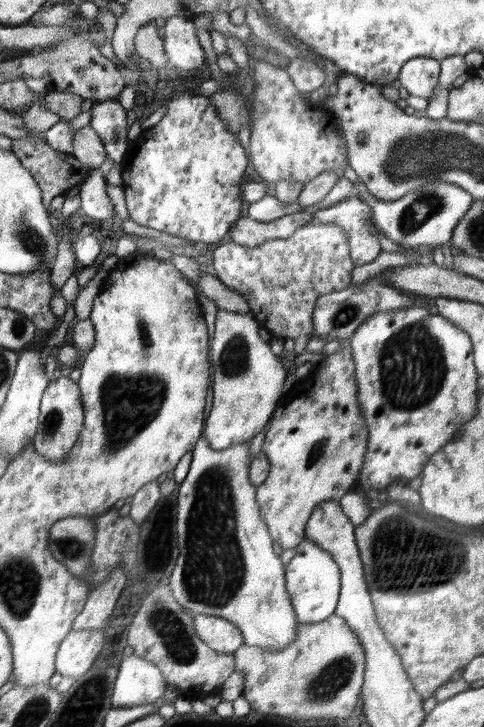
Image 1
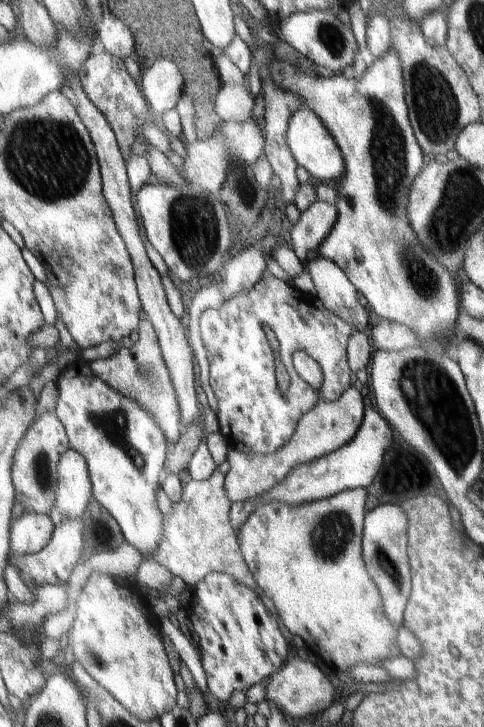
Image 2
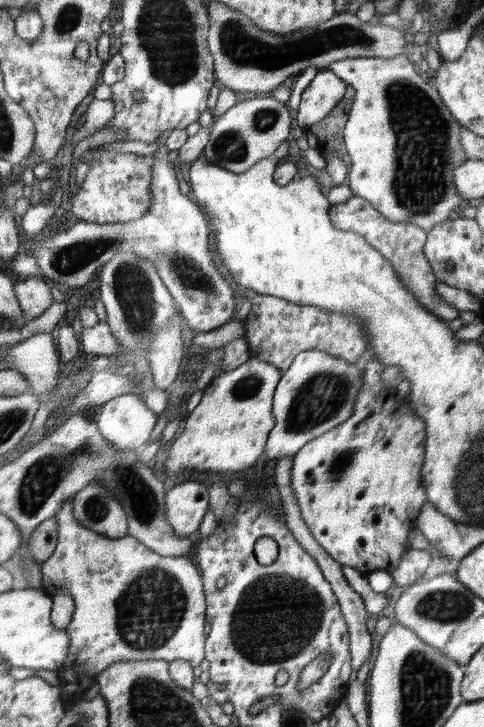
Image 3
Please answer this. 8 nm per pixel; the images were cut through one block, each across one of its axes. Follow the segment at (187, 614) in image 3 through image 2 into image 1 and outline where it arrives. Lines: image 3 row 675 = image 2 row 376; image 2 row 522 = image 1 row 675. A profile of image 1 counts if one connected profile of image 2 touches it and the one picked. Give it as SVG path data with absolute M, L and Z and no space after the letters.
M128 651L114 684L112 706L134 708L161 702L166 686L162 672L152 662Z

